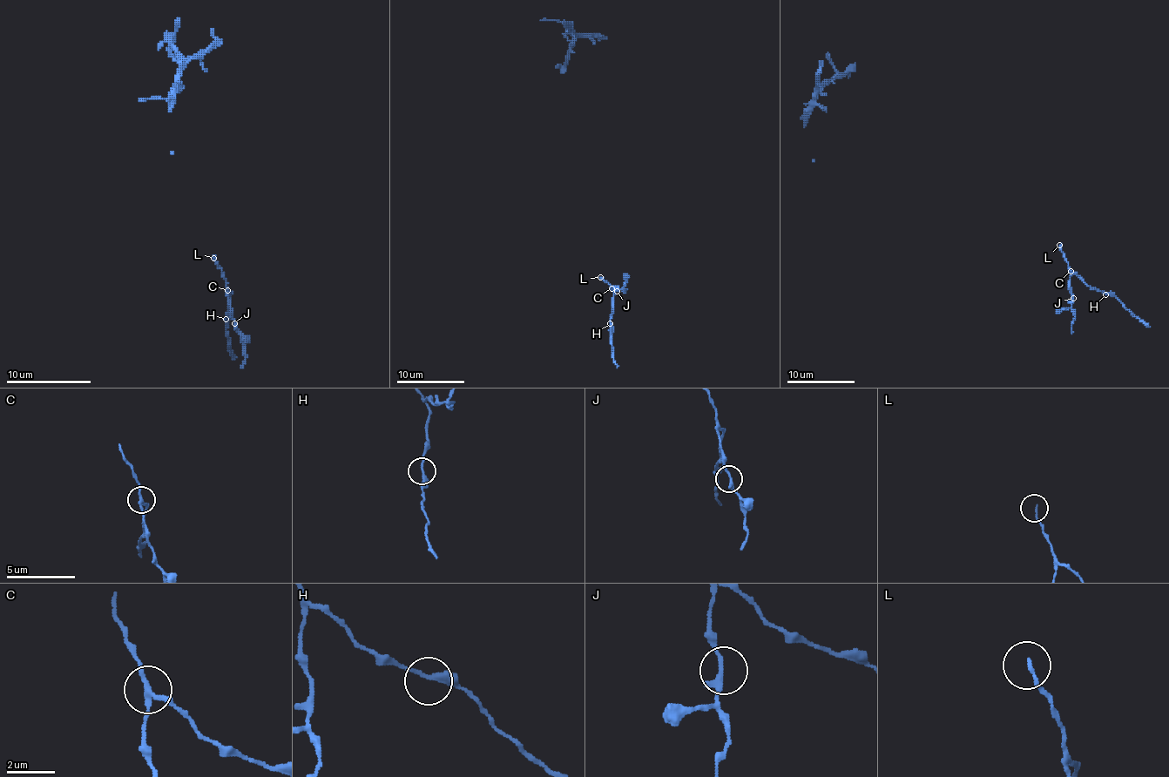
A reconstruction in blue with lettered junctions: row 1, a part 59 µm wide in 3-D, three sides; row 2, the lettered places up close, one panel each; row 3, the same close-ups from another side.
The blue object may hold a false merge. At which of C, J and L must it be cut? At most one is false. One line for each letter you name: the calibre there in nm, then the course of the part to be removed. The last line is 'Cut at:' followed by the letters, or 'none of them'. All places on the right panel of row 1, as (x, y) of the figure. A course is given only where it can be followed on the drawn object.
C: calibre 180 nm; course (1070, 270), (1089, 286), (1112, 294), (1150, 327)
Cut at: C

